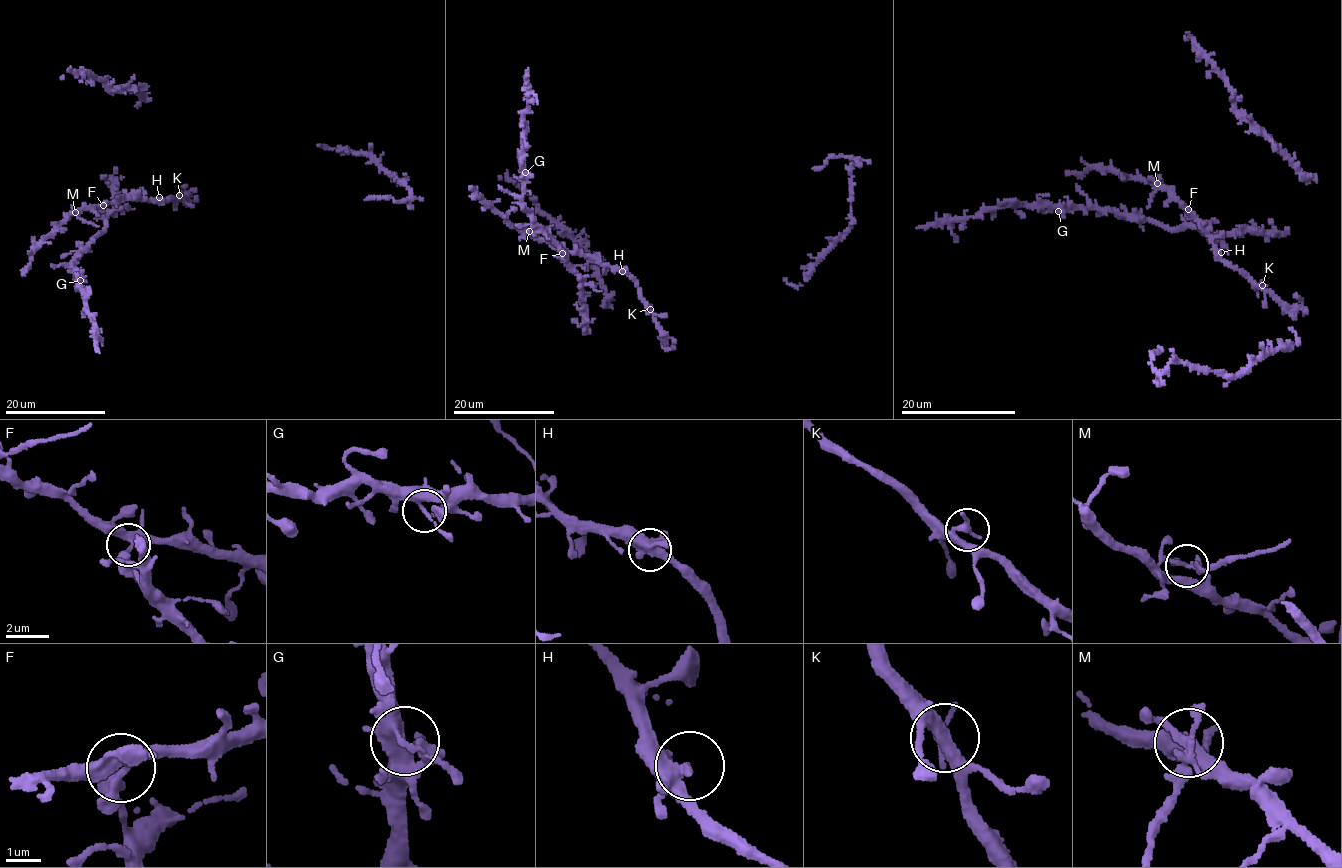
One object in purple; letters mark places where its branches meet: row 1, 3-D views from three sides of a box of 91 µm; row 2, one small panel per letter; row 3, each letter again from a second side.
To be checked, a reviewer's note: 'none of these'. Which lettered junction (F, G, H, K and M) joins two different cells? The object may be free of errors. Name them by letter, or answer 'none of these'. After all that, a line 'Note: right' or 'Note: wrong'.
M
Note: wrong

